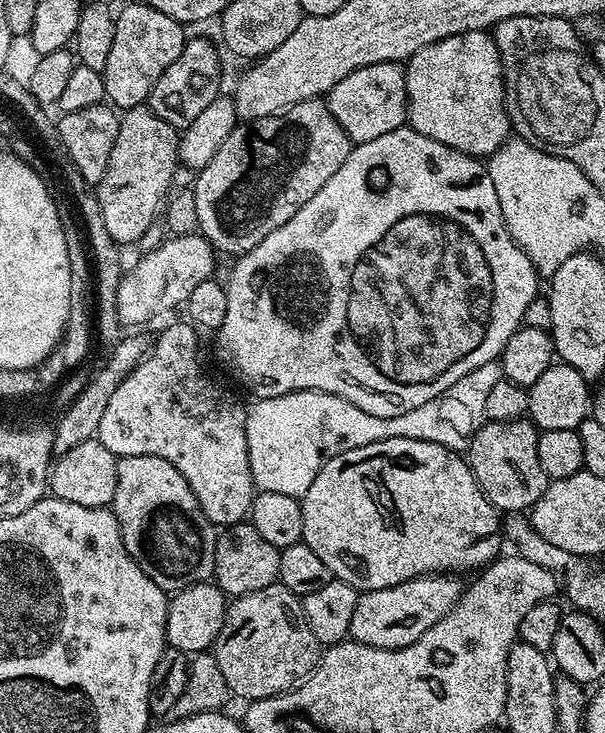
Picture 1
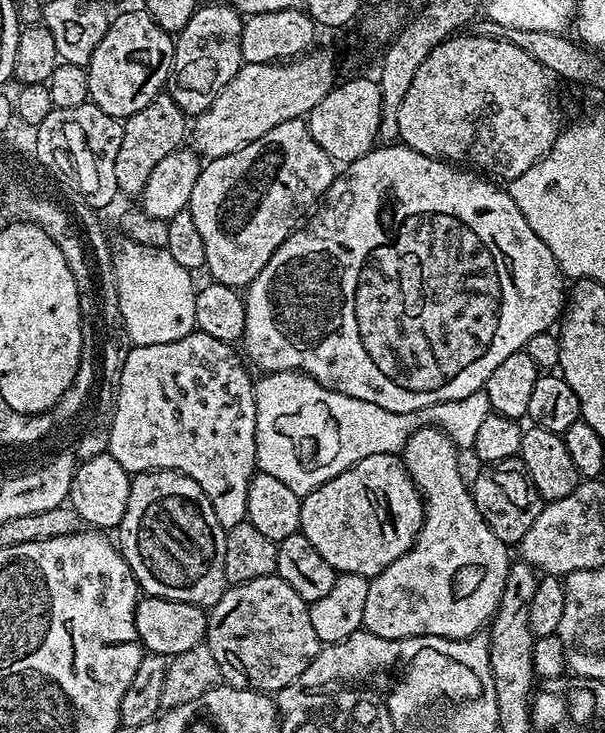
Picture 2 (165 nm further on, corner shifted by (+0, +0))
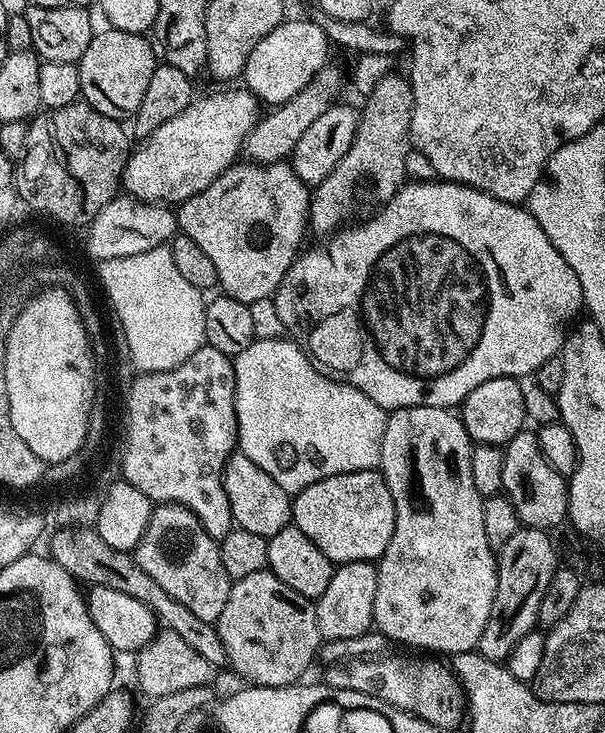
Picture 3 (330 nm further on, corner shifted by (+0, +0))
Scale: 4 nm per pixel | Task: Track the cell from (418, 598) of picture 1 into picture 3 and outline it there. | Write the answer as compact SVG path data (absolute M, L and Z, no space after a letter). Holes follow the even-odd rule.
M393 408L387 417L379 471L394 498L396 521L390 546L386 546L376 564L378 590L372 623L375 631L387 636L389 641L405 644L408 650L425 648L428 654L473 651L490 618L490 606L494 606L498 556L486 538L486 522L482 522L485 497L474 490L474 478L470 478L472 439L466 434L459 415L446 408Z

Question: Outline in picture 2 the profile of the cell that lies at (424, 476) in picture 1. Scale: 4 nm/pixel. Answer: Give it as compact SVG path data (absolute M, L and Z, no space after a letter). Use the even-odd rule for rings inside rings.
M370 454L300 501L300 531L339 573L369 578L402 558L424 524L424 502L399 455Z

